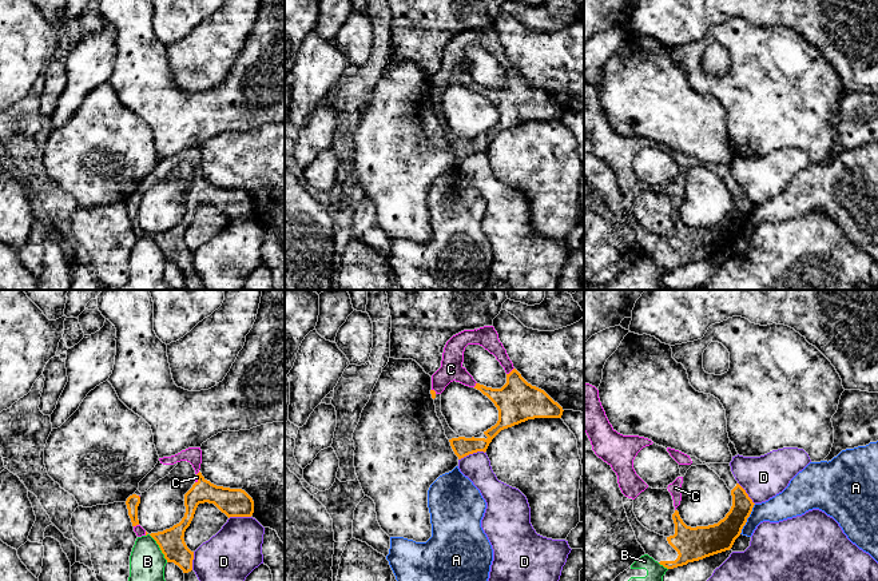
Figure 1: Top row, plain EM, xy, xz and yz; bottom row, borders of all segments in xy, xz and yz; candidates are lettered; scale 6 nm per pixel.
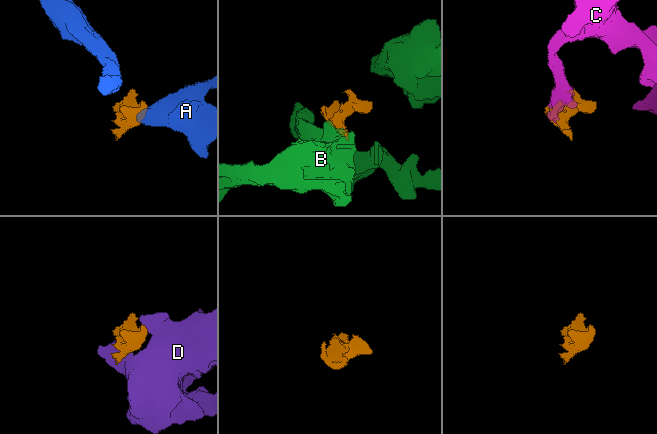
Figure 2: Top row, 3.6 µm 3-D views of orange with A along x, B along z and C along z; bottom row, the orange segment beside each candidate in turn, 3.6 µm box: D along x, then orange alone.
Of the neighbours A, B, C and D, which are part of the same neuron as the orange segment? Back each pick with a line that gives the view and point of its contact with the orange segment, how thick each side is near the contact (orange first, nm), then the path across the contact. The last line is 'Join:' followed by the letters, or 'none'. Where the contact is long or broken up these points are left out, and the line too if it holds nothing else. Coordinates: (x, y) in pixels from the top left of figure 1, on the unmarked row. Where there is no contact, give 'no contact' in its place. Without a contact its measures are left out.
C: meets orange in xz at (511, 72); 260 nm thick on the orange side, 120 nm on the other
Join: C

